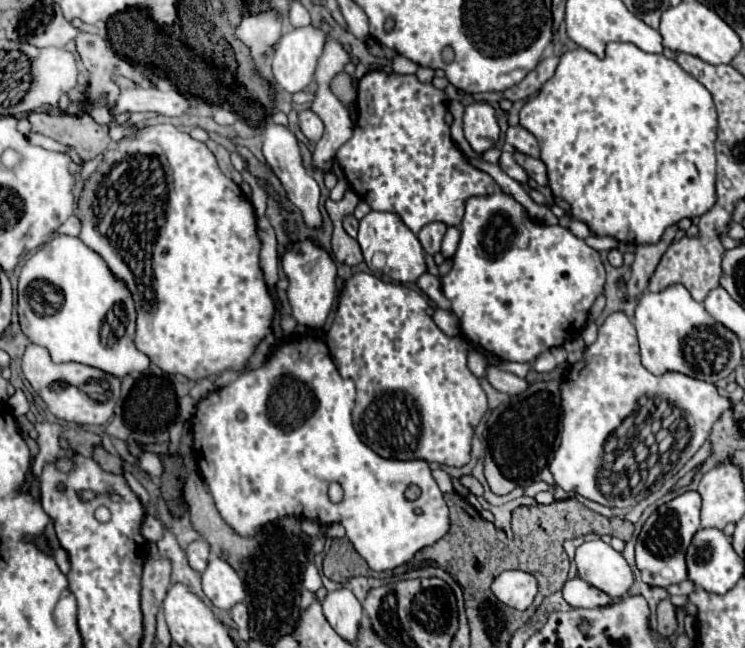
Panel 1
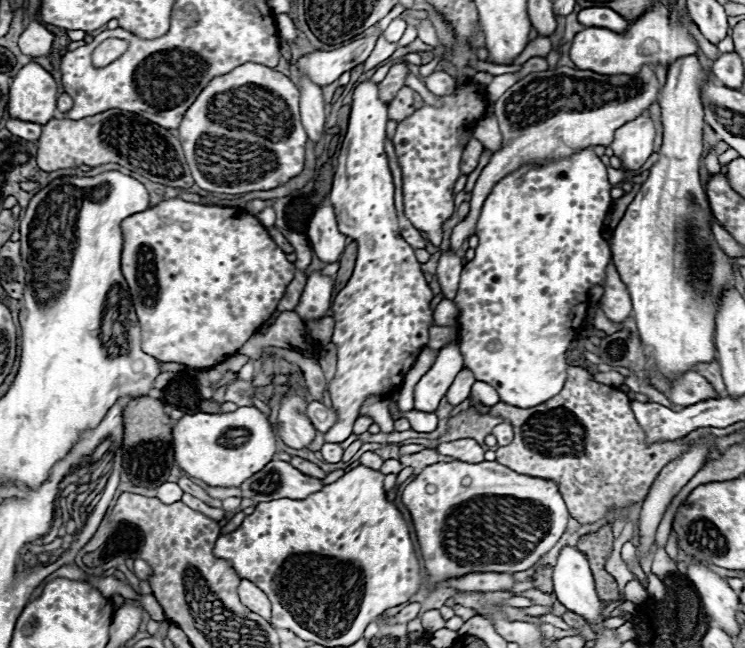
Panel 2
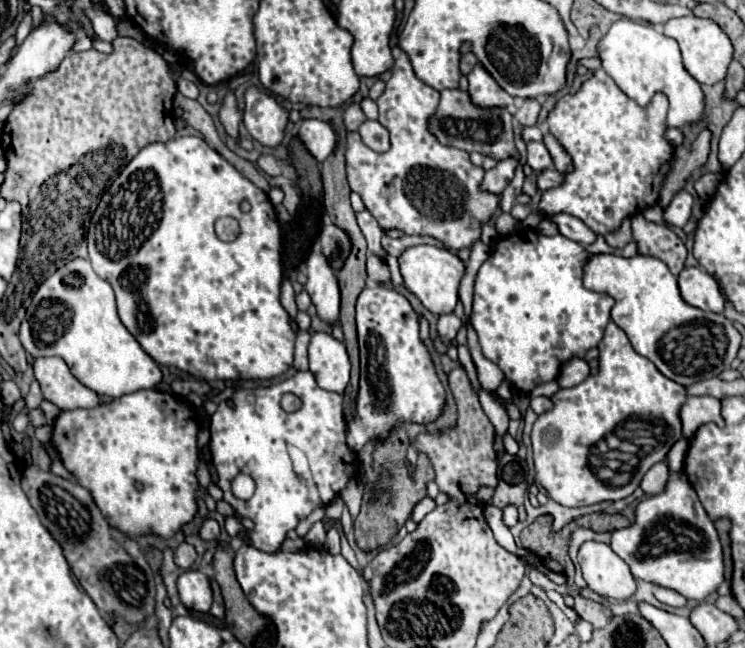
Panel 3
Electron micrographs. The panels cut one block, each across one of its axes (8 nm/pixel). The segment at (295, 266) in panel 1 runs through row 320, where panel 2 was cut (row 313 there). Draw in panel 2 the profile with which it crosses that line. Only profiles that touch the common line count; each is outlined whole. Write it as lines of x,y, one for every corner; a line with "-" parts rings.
320,270
312,272
308,276
306,288
302,292
302,298
298,302
298,308
294,310
304,322
312,318
322,318
326,316
332,300
332,288
334,288
334,278
324,276

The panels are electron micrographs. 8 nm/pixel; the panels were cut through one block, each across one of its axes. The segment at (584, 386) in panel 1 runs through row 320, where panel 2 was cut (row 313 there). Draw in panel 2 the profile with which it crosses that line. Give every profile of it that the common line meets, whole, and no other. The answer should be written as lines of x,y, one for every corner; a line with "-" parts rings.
610,262
606,268
606,280
602,288
604,288
604,296
600,298
598,306
612,322
624,322
632,312
632,302
630,302
630,294
626,286
622,284
616,272
614,262

